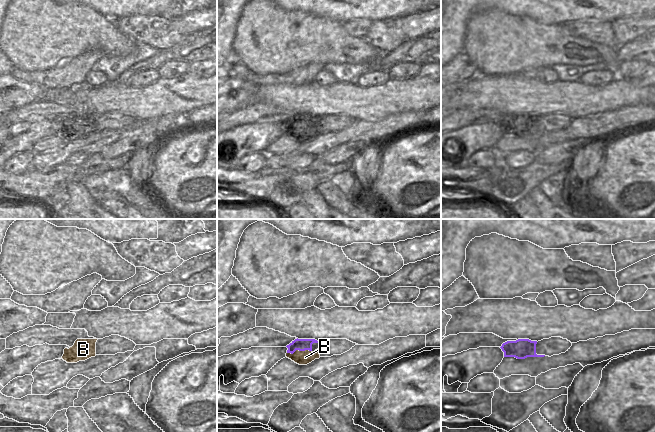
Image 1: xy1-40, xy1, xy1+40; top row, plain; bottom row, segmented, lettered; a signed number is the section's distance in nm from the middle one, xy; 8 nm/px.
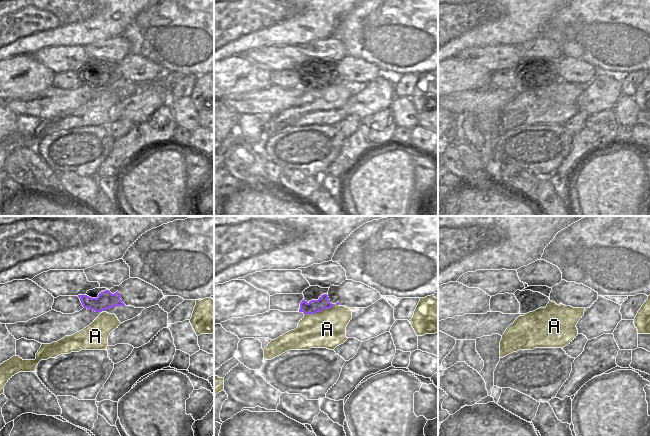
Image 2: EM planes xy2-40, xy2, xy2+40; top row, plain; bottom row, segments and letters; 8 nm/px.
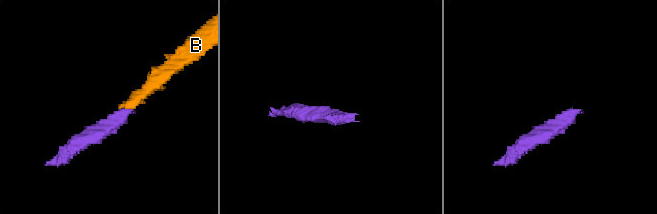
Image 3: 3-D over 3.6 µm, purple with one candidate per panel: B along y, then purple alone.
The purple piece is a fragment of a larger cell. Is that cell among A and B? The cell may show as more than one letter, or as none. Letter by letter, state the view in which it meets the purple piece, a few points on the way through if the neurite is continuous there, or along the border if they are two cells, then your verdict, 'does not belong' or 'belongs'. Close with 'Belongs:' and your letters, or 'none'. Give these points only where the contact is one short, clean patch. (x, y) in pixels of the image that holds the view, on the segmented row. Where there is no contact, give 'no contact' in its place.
A: contact in xy2; border xy2 (333, 304), (329, 308), (304, 314); does not belong
B: contact in xy1; way xy1 (298, 344), (299, 350), (305, 357); belongs
Belongs: B

